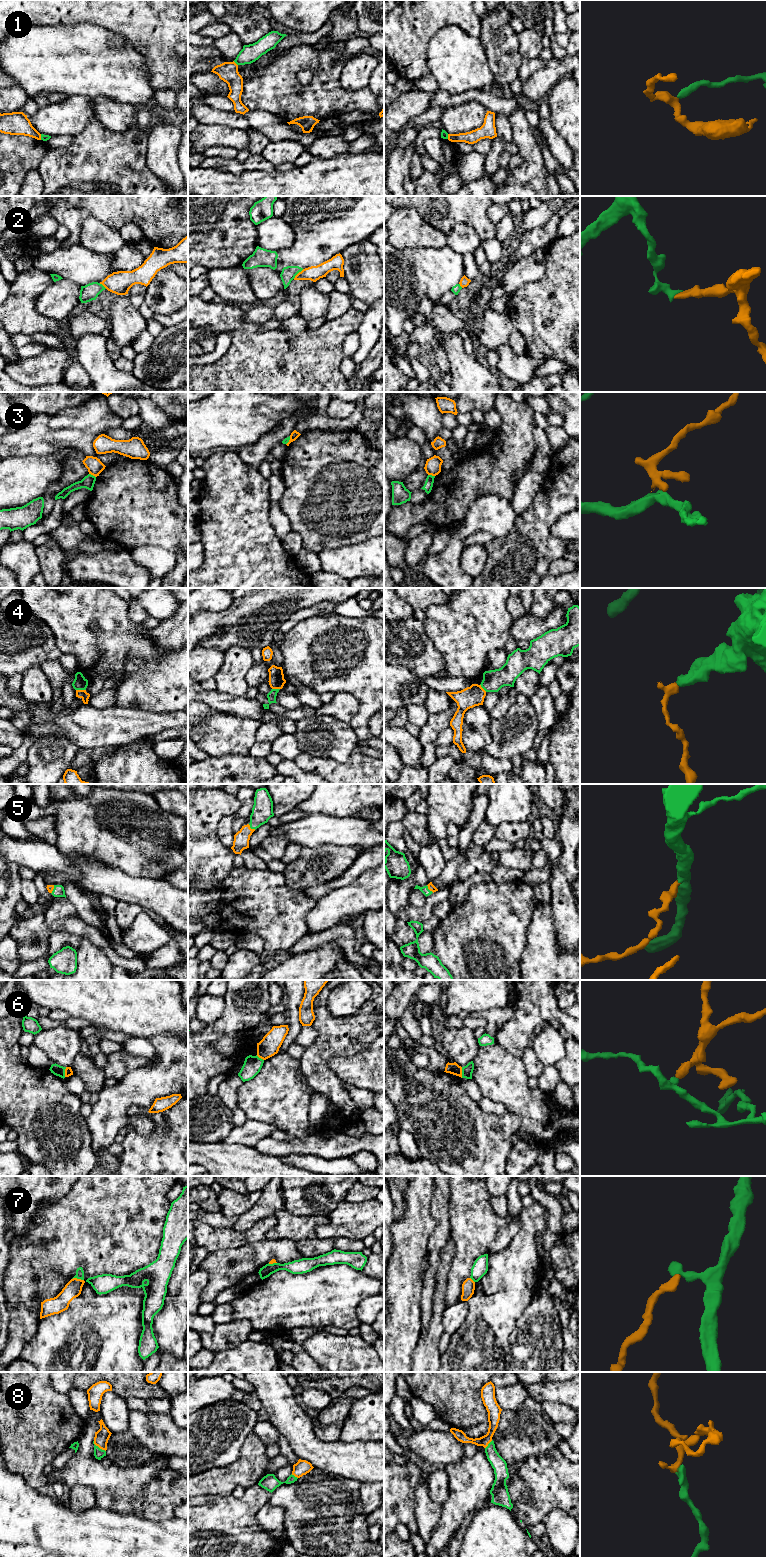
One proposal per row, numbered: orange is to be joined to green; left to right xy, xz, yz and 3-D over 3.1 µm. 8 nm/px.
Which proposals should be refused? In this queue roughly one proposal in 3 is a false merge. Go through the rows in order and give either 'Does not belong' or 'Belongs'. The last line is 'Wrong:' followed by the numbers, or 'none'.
1: Does not belong
2: Does not belong
3: Does not belong
4: Does not belong
5: Belongs
6: Does not belong
7: Does not belong
8: Belongs
Wrong: 1, 2, 3, 4, 6, 7

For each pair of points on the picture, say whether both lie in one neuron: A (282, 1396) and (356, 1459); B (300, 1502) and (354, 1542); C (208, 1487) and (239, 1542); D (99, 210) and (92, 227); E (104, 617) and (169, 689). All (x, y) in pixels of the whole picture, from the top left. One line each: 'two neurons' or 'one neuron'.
A: one neuron
B: one neuron
C: two neurons
D: two neurons
E: one neuron

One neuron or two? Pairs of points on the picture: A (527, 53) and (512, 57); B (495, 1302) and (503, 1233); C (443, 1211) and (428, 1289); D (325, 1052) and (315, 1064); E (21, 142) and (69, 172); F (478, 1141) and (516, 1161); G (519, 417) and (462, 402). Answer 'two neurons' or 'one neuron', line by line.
A: two neurons
B: two neurons
C: one neuron
D: one neuron
E: two neurons
F: two neurons
G: two neurons

